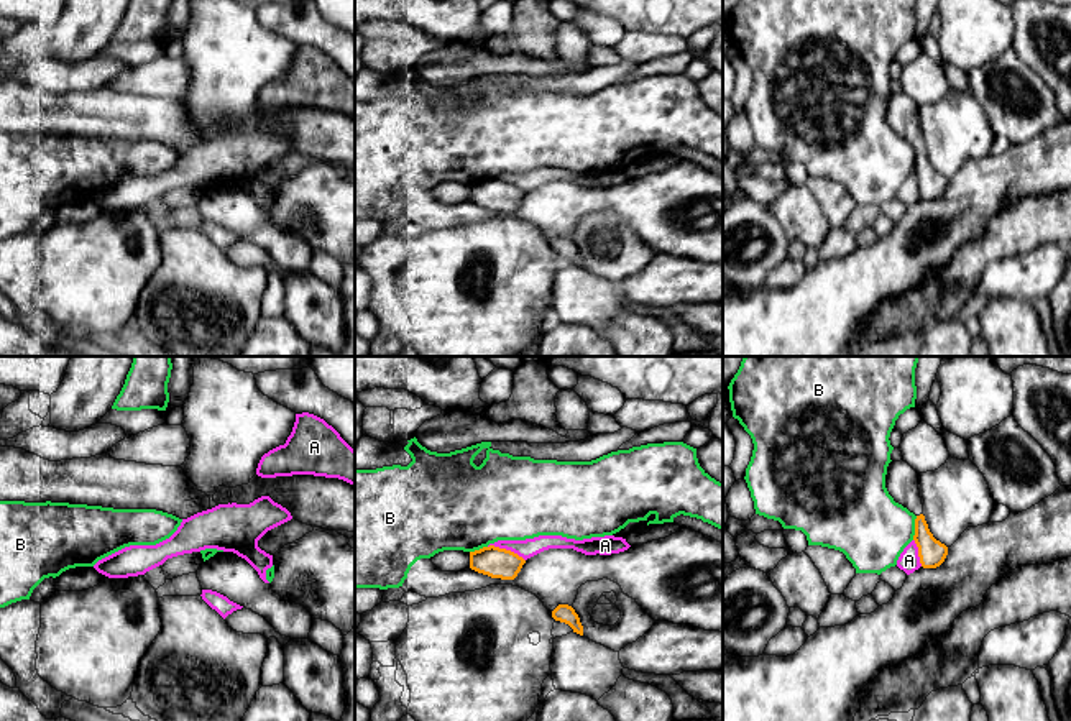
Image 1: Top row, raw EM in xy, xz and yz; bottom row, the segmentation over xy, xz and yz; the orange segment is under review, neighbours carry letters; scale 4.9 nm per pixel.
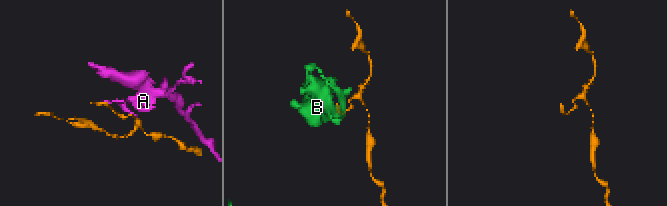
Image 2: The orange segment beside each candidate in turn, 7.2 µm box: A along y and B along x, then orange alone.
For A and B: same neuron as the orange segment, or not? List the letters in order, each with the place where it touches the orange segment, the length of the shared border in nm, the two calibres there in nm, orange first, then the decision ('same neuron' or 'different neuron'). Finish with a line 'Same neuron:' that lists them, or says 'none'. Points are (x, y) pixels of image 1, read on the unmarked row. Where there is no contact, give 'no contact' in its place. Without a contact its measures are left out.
A: contact xz (505, 181); length 200 nm; calibres 150 and 90 nm; different neuron
B: contact yz (915, 160); length 120 nm; calibres 140 and 360 nm; different neuron
Same neuron: none

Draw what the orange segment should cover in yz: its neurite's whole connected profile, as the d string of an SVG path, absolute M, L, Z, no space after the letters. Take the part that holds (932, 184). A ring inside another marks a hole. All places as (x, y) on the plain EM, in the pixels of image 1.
M923 146L915 151L913 172L923 200L936 200L945 194L948 179L933 169Z

